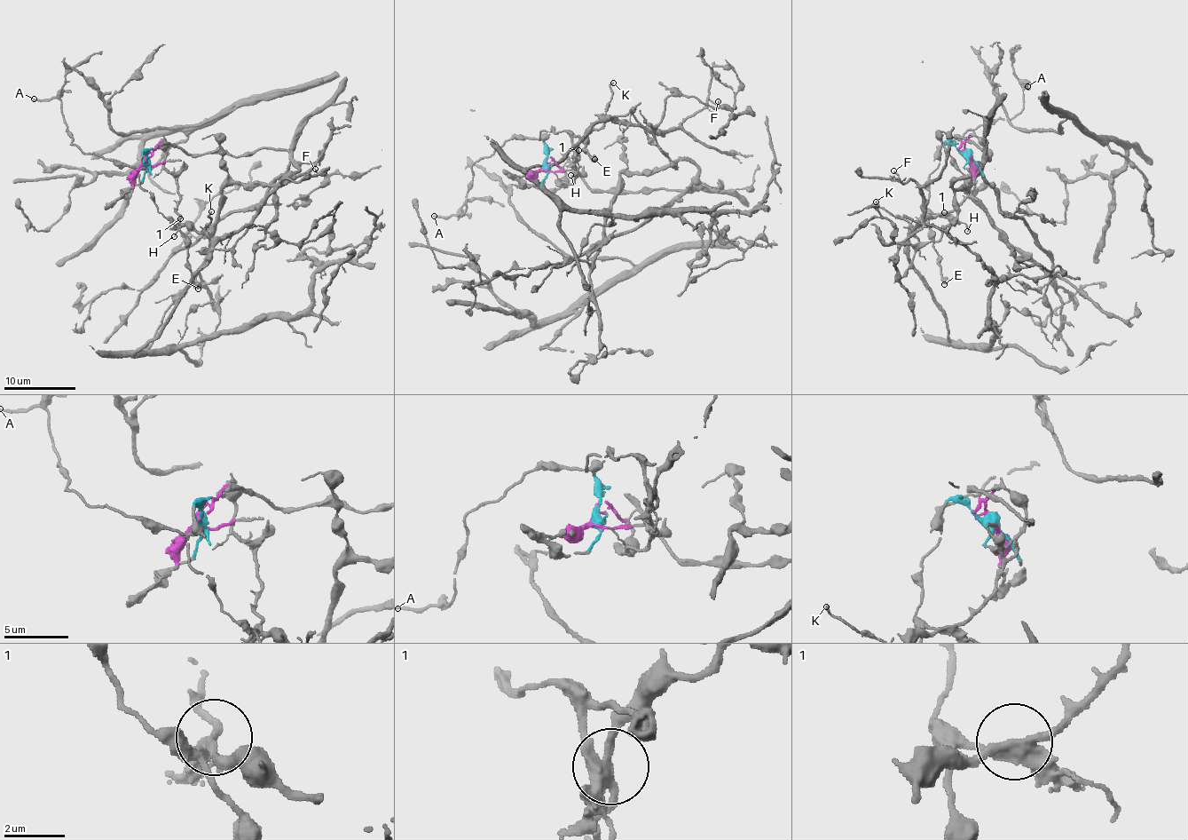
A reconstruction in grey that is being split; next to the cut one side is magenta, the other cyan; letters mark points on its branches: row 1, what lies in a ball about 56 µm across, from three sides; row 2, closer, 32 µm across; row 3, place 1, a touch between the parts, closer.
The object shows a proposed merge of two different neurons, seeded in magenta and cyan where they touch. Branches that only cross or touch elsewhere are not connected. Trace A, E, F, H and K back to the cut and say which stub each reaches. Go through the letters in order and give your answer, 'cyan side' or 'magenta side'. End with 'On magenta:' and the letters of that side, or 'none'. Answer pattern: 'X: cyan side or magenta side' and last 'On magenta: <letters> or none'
A: cyan side
E: cyan side
F: magenta side
H: cyan side
K: magenta side
On magenta: F, K

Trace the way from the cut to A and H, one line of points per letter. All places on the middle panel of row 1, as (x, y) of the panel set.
A: (543, 166), (546, 157), (543, 138), (508, 138), (471, 166), (467, 211), (457, 216), (434, 216)
H: (543, 166), (546, 157), (540, 132), (564, 130), (578, 165), (570, 176)

